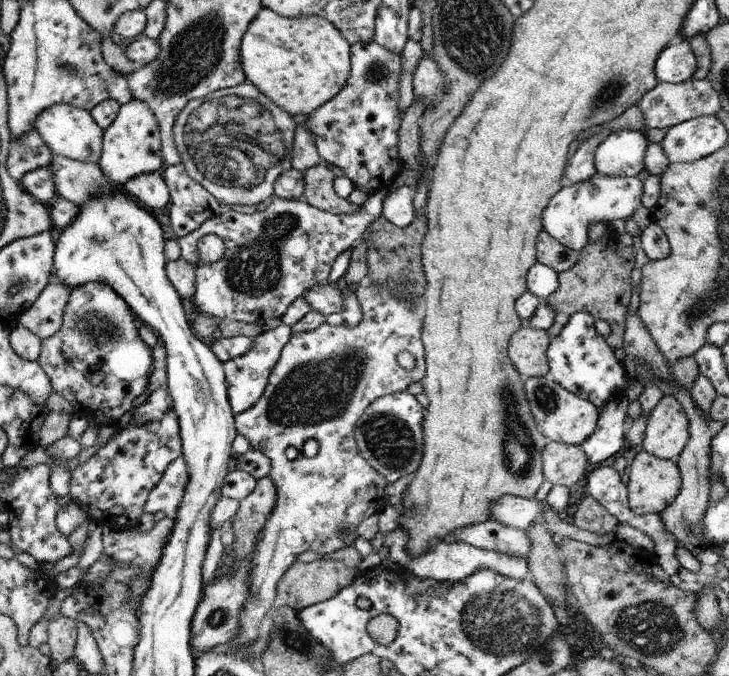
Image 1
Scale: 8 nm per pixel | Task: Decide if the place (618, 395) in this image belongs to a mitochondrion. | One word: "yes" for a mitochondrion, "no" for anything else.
no

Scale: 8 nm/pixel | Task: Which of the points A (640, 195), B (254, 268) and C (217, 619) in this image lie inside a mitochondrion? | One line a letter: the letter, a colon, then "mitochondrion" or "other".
A: other
B: mitochondrion
C: mitochondrion

